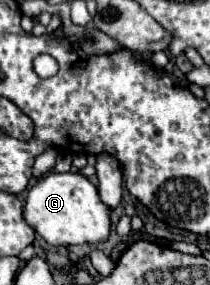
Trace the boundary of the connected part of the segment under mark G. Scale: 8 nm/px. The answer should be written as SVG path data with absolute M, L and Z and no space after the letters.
M44 174L28 190L24 220L52 246L72 246L72 244L98 244L110 238L112 210L100 200L98 188L80 174Z

